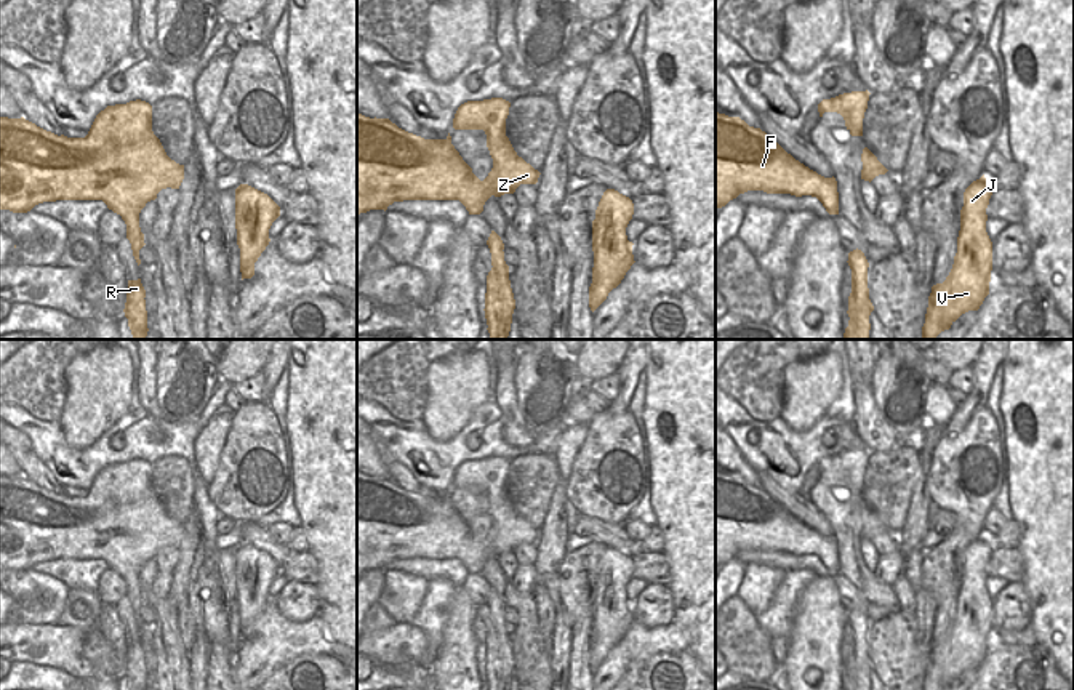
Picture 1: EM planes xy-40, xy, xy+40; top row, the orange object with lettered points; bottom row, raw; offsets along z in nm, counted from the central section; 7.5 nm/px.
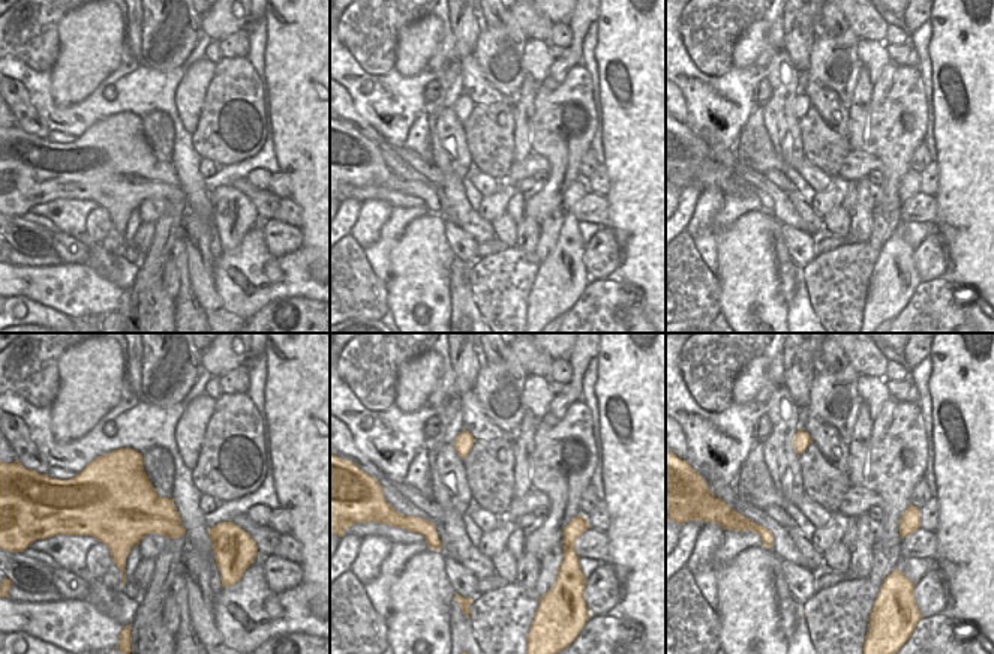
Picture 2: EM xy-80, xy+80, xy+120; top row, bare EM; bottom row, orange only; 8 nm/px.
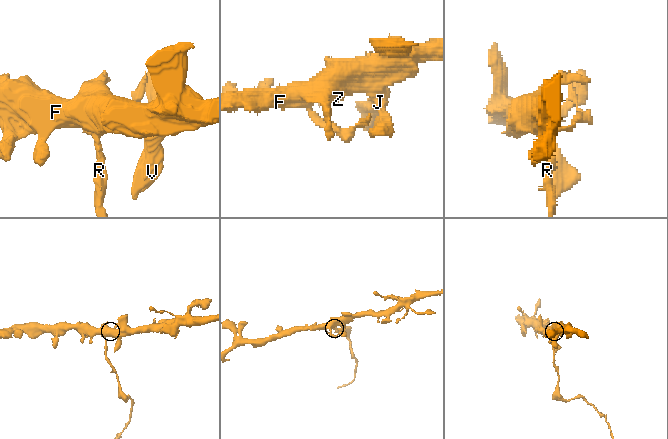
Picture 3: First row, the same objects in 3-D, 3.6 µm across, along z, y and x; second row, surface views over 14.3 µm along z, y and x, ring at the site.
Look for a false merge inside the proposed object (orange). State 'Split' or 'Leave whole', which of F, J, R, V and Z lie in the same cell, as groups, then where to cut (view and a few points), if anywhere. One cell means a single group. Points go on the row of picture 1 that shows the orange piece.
Split. Groups: F J V Z / R. Split along xy (501, 250), (492, 258).

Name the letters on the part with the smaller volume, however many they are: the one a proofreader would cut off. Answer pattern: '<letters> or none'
R

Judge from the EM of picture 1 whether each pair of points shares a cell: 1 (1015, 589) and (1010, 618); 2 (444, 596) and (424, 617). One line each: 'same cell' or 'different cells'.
1: same cell
2: same cell

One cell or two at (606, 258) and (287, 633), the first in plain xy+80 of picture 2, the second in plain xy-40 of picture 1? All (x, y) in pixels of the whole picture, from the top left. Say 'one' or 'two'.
two

